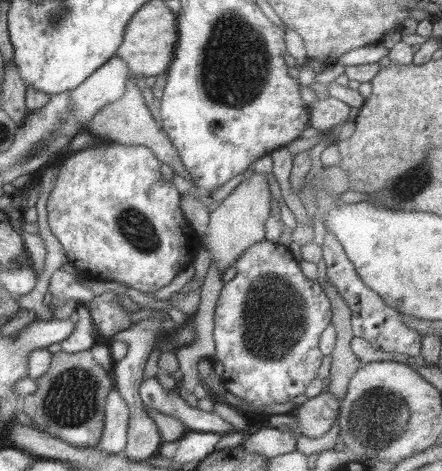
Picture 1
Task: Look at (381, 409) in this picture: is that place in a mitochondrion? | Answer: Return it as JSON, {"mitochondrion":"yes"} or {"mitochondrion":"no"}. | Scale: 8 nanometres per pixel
{"mitochondrion":"yes"}

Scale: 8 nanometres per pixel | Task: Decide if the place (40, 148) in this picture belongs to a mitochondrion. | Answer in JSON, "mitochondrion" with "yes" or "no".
{"mitochondrion":"yes"}

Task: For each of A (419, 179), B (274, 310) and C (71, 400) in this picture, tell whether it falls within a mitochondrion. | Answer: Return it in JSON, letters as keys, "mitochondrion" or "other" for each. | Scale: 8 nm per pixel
{"A":"mitochondrion","B":"mitochondrion","C":"mitochondrion"}

